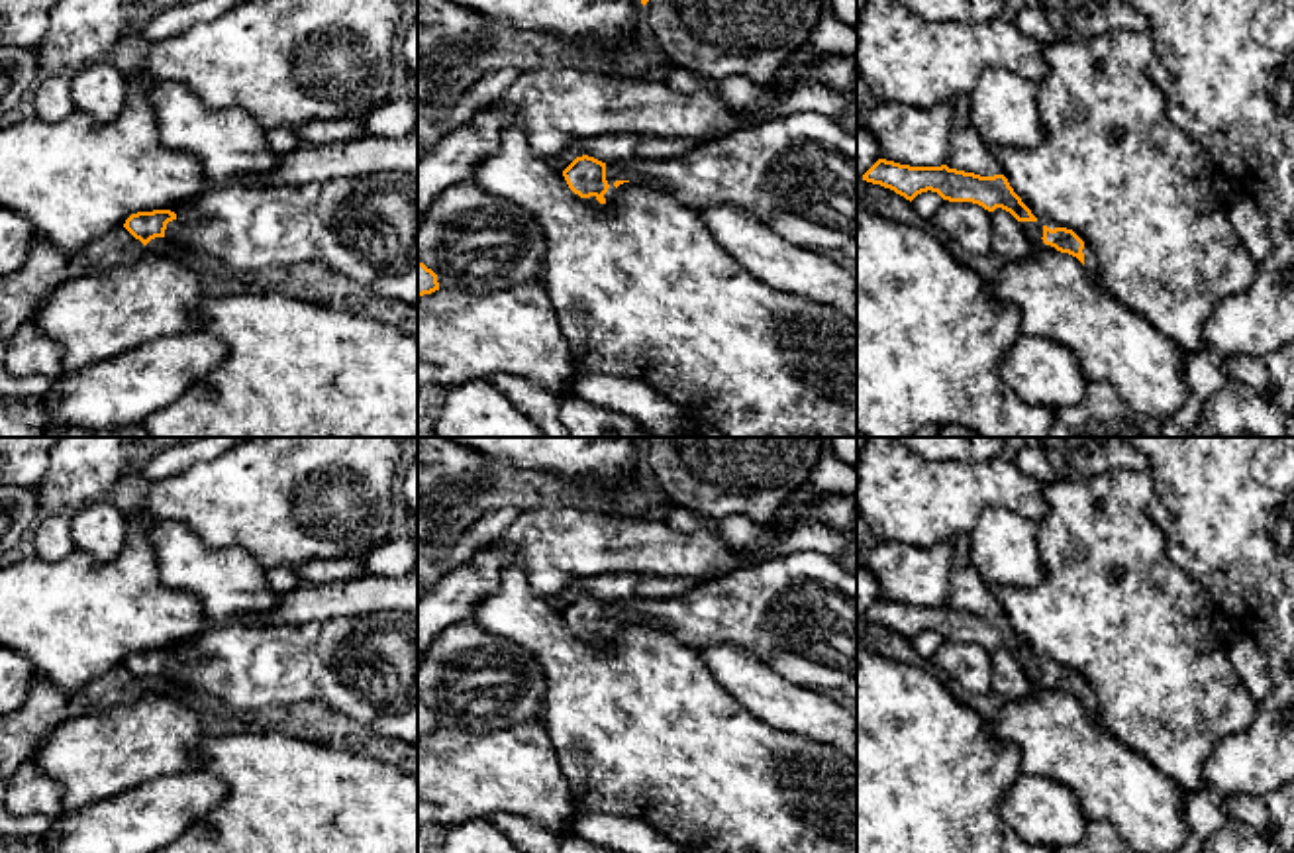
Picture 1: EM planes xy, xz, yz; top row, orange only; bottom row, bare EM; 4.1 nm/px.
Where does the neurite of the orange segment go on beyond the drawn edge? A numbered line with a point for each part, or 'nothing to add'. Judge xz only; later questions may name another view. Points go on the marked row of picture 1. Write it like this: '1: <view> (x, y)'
1: xz (796, 173)

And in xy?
1: xy (365, 228)

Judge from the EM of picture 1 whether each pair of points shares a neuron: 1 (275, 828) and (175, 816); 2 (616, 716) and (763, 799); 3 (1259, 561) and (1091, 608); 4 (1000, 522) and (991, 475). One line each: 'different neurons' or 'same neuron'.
1: different neurons
2: same neuron
3: different neurons
4: different neurons

